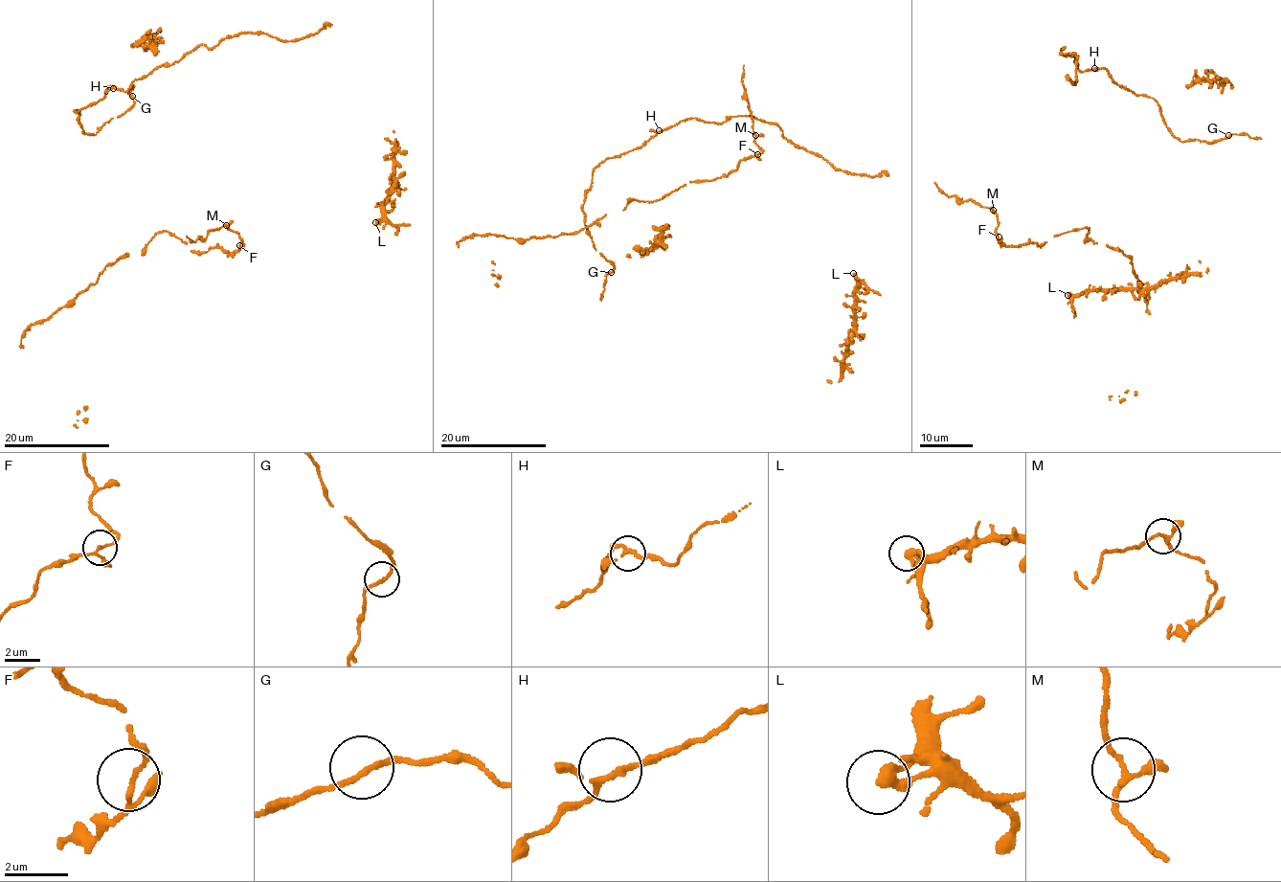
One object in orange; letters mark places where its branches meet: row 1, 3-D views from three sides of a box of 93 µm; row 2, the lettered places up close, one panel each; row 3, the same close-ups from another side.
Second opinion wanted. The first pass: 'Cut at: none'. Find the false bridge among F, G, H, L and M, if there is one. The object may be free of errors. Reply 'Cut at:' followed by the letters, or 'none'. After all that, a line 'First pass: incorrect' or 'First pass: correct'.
Cut at: none
First pass: correct

